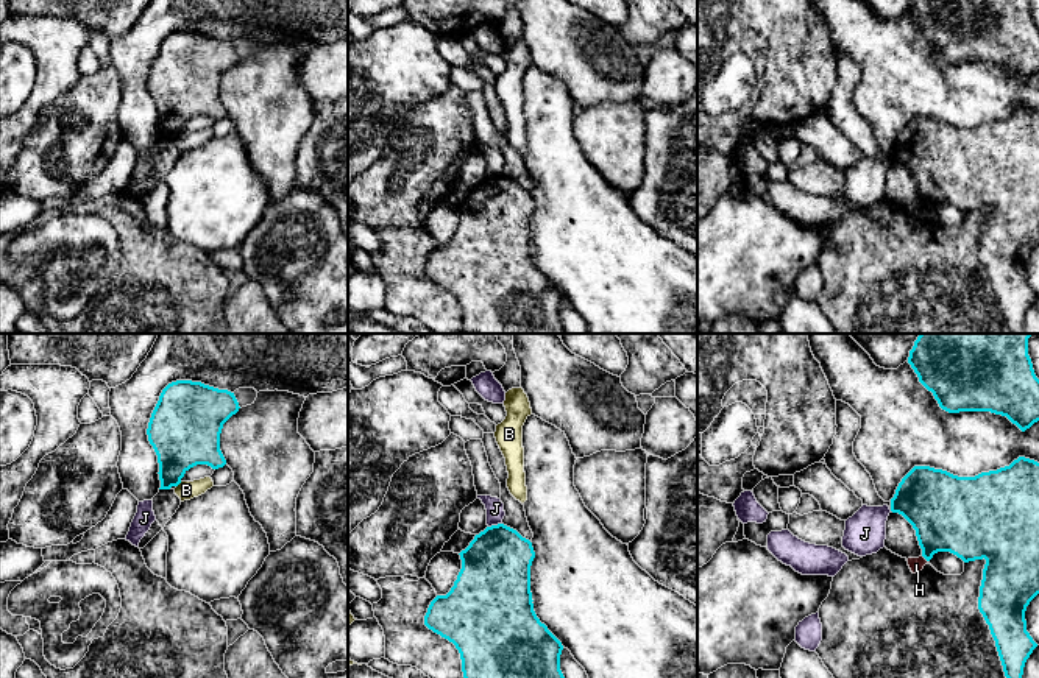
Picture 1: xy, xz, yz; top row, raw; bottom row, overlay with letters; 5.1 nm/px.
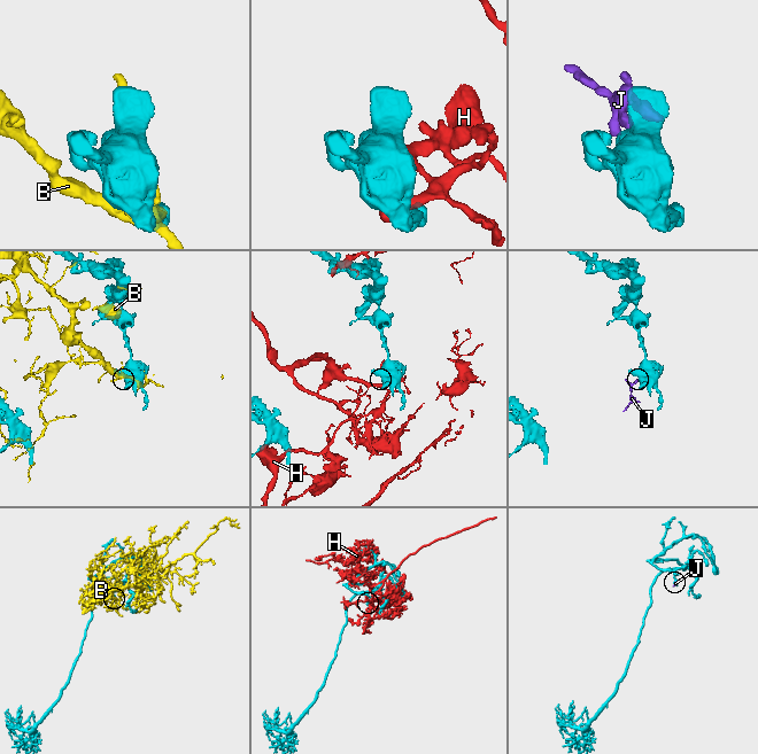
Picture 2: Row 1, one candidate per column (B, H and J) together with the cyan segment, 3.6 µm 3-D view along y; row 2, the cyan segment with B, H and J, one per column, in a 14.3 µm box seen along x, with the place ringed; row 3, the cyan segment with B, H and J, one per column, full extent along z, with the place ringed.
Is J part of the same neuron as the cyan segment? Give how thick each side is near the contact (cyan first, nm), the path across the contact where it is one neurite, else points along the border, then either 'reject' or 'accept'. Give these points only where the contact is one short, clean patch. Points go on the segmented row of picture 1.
calibres 360 and 100 nm; border xz (501, 522), (489, 527); reject

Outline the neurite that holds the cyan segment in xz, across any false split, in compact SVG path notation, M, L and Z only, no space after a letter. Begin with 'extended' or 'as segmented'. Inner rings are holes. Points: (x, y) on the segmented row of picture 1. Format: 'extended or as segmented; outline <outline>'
as segmented; outline M498 524L474 536L460 553L462 569L446 595L437 595L424 616L424 625L456 645L463 678L565 678L560 670L562 642L540 622L530 592L532 542L516 530Z

